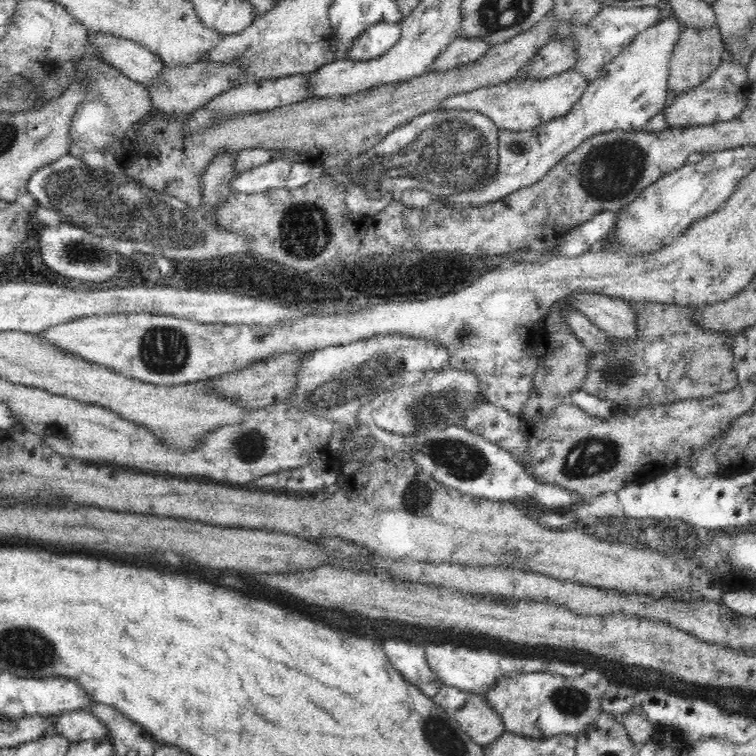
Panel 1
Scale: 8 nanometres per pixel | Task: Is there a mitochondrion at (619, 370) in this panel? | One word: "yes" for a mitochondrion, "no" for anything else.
yes

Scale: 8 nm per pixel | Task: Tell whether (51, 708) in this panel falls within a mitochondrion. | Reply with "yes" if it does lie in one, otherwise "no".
no

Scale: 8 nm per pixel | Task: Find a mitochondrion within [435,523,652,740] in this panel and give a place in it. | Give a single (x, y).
(572, 702)

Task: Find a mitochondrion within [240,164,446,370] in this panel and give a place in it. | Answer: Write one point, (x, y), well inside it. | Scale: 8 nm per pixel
(305, 233)

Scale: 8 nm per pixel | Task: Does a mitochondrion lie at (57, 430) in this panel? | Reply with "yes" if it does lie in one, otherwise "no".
no

